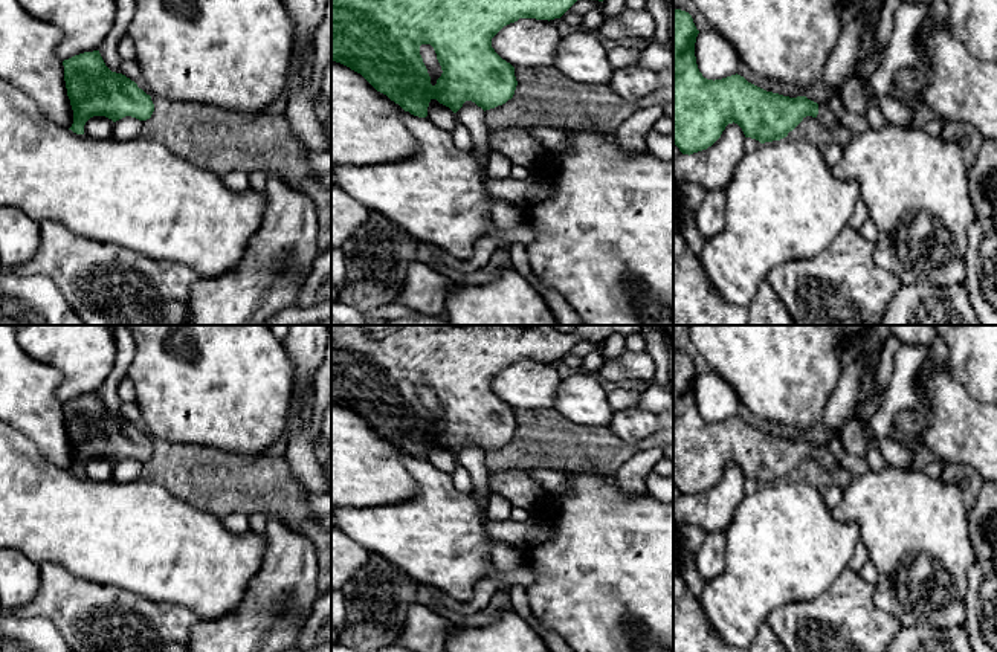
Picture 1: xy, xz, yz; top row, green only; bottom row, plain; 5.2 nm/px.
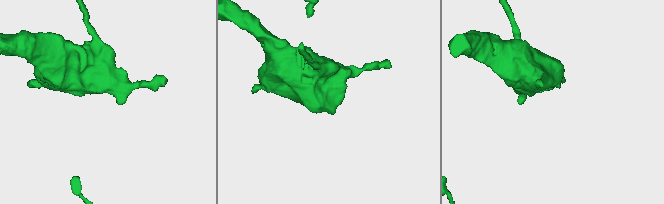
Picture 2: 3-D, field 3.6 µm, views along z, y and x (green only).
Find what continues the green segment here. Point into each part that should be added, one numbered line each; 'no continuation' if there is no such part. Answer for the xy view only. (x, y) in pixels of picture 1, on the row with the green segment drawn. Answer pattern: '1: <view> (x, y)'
no continuation

